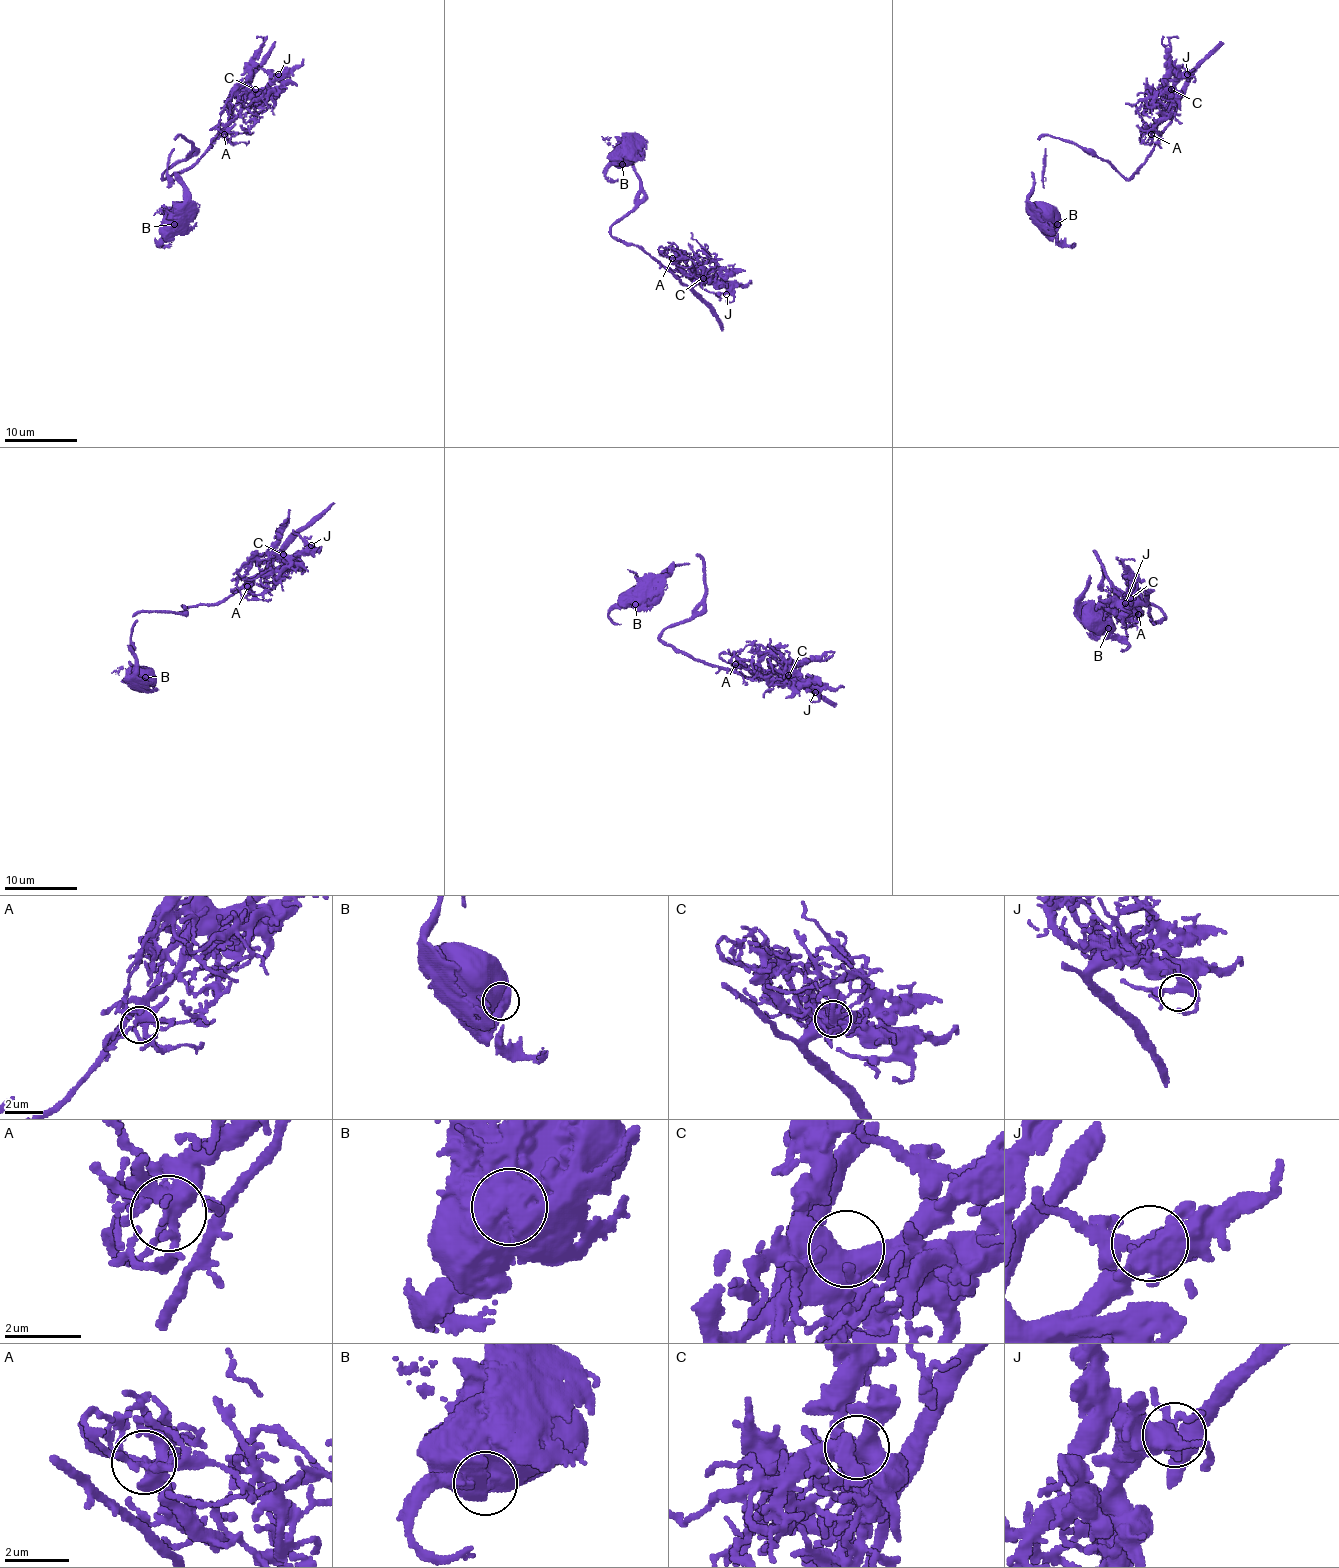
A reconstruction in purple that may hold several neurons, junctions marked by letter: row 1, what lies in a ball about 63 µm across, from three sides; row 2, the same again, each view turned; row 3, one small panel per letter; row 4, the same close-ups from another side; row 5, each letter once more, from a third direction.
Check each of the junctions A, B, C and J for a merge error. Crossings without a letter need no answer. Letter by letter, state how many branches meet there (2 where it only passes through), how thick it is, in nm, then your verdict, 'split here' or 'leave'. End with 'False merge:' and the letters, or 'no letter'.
A: 5 branches meet; 400 nm thick; leave
B: 2 branches meet; 850 nm thick; leave
C: 2 branches meet; 700 nm thick; leave
J: 3 branches meet; 400 nm thick; leave
False merge: no letter

